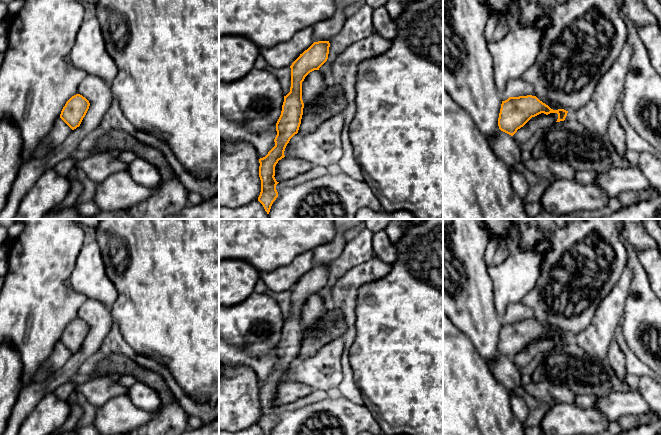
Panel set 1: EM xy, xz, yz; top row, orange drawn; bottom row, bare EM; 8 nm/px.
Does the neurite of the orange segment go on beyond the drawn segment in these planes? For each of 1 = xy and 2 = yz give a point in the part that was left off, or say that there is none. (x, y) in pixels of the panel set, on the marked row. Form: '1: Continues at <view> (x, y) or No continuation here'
1: No continuation here
2: No continuation here

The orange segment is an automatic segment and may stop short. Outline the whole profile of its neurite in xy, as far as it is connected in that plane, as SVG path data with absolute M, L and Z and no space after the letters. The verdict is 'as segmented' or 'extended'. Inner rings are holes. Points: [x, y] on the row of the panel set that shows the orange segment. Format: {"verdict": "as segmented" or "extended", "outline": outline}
{"verdict": "as segmented", "outline": "M80 94L72 96L63 107L60 118L72 129L80 126L90 103Z"}

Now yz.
{"verdict": "as segmented", "outline": "M532 95L509 97L507 100L502 101L501 104L498 118L499 129L513 136L532 117L541 113L546 115L557 113L558 119L556 122L560 122L565 120L568 111L564 109L553 110Z"}

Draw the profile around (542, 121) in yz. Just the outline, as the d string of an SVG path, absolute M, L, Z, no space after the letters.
M541 113L532 117L523 127L518 129L513 135L513 138L519 145L525 143L535 132L538 130L546 130L552 124L556 123L557 119L557 113L550 113L548 115Z

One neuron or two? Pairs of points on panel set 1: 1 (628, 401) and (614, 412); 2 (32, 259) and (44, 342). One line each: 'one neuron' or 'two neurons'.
1: one neuron
2: one neuron

